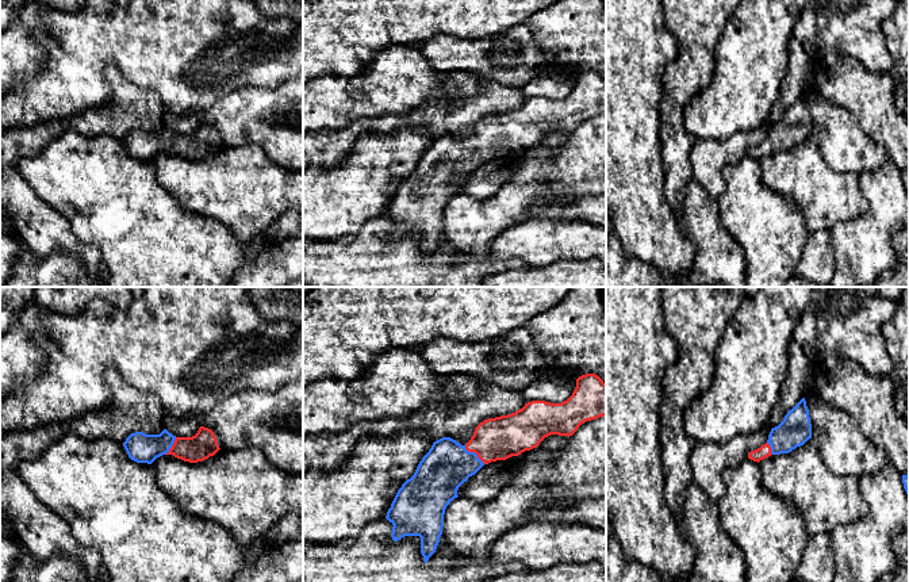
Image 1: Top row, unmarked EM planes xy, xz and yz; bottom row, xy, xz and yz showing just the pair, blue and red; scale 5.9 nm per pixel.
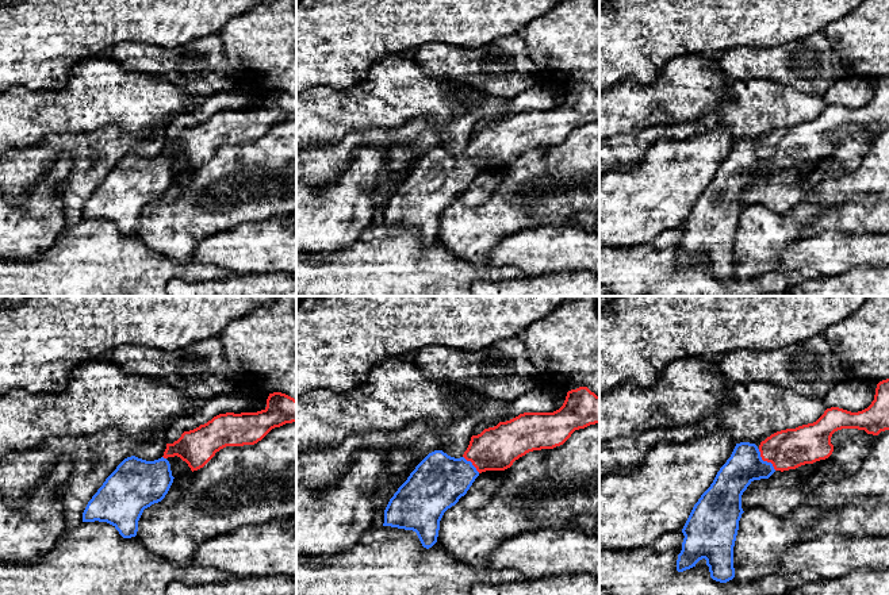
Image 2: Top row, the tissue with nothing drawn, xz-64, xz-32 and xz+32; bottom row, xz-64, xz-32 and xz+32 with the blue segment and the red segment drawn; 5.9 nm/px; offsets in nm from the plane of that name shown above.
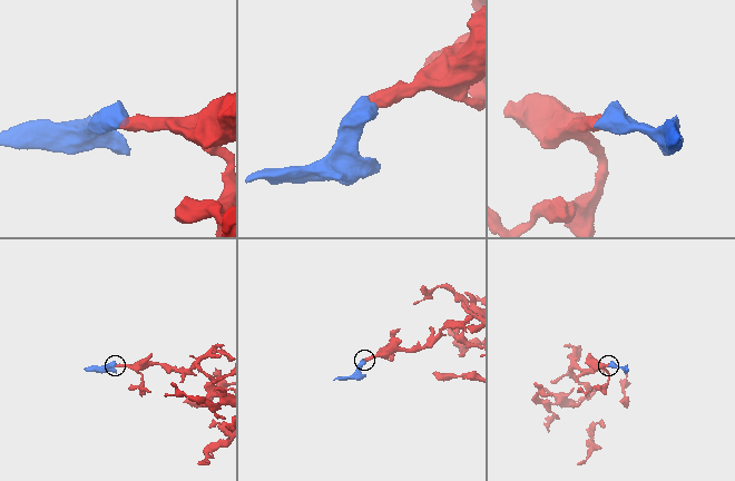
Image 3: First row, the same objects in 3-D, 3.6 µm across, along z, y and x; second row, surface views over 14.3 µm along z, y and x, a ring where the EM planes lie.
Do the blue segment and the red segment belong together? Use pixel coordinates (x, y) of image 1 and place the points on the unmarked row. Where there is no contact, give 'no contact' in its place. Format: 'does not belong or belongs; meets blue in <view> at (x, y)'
belongs; meets blue in xz at (474, 149)

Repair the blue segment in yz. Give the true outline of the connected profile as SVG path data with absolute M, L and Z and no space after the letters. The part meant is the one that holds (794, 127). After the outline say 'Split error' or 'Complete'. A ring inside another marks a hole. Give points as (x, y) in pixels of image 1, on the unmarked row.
M805 95L787 108L783 118L771 126L768 137L751 148L748 156L760 158L771 152L789 150L812 135L812 120Z. Split error

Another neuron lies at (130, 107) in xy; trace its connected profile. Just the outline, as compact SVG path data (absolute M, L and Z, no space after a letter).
M114 64L107 65L104 77L111 89L107 104L93 107L69 118L14 127L0 134L0 172L16 168L20 158L39 154L53 139L68 130L85 137L115 137L124 139L135 129L160 131L164 104L157 93L127 81Z

